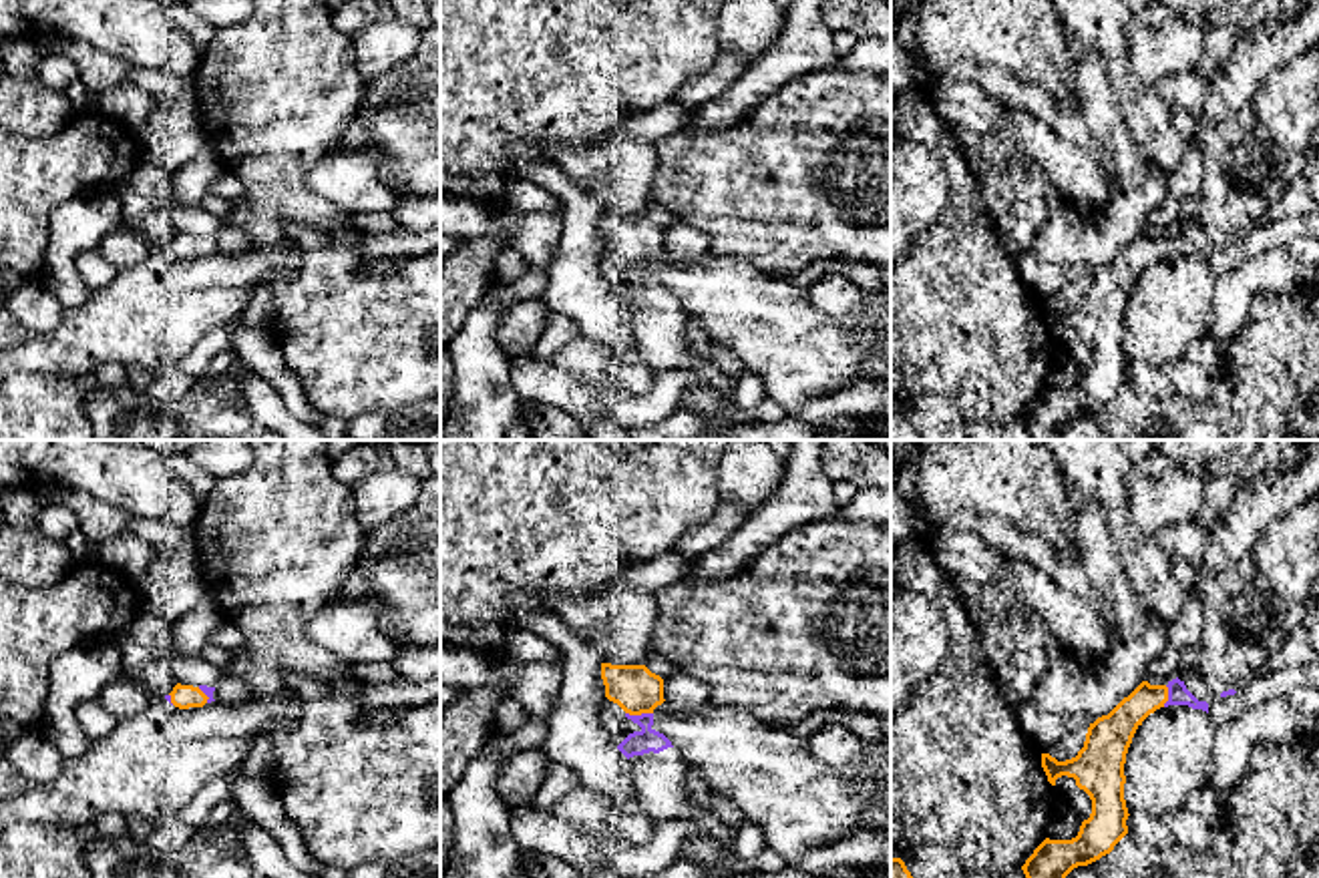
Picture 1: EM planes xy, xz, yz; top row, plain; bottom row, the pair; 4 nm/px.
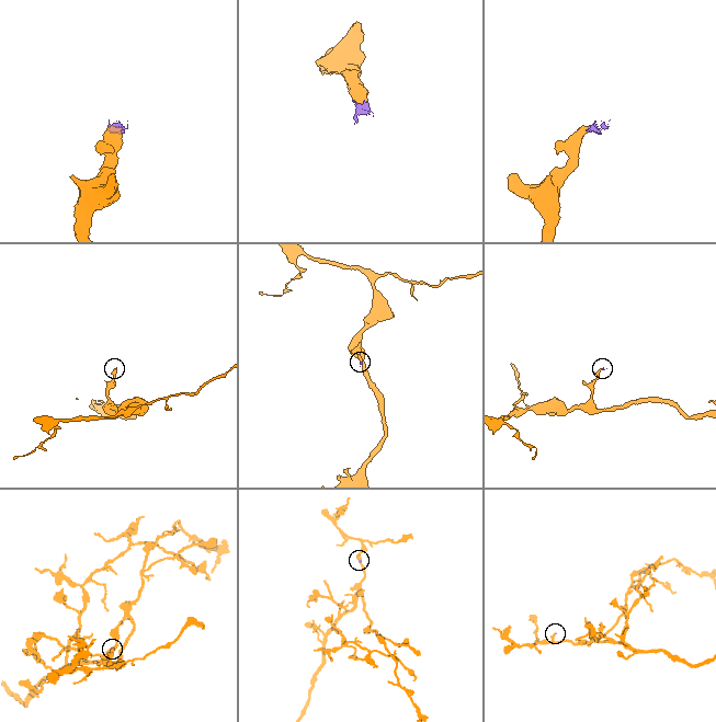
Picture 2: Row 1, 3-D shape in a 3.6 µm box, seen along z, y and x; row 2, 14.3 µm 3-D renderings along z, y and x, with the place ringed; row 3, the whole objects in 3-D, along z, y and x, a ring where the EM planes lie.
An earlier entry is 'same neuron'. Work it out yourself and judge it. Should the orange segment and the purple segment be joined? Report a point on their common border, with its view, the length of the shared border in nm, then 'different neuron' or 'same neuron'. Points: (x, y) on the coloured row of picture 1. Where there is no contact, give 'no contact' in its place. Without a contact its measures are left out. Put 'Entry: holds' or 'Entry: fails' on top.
Entry: holds
xz (640, 714) | 110 nm | same neuron

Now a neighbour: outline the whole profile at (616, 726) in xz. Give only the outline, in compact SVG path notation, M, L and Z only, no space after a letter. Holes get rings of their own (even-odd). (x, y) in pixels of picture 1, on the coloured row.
M605 697L605 701L599 707L599 725L603 729L603 733L607 735L607 739L617 747L629 733L633 731L641 731L641 727L637 723L633 723L631 719L625 717L625 711L609 701Z

